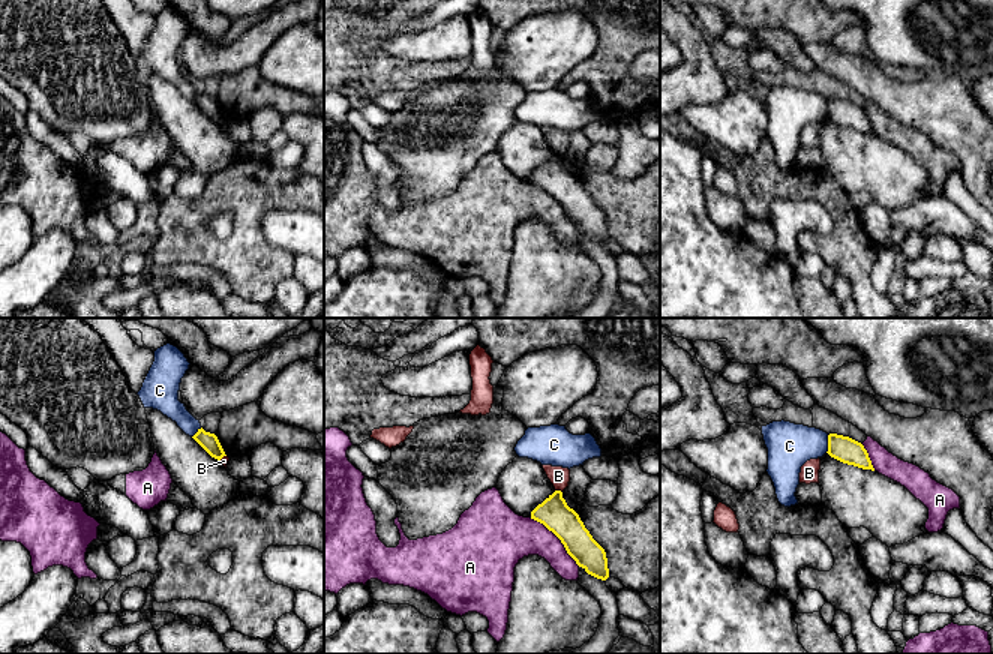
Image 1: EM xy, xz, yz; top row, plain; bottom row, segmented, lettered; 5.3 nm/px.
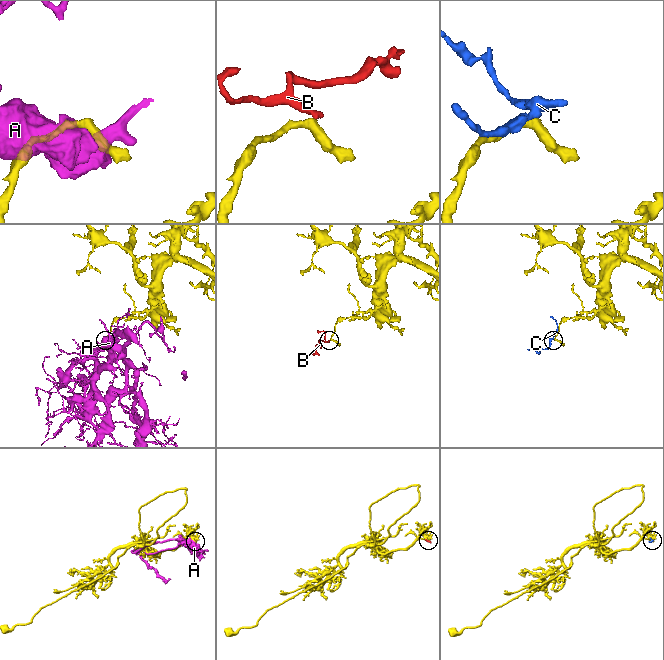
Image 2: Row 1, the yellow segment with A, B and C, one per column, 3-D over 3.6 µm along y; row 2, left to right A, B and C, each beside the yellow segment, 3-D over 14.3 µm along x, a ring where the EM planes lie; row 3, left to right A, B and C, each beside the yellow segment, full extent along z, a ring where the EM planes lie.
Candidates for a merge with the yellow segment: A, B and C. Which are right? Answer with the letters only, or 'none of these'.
none of these

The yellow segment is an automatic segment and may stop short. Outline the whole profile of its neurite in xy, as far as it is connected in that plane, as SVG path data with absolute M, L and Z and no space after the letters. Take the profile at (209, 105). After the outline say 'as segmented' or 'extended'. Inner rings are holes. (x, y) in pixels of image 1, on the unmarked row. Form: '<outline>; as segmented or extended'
M202 92L192 100L212 122L220 124L225 118L218 100Z; as segmented

